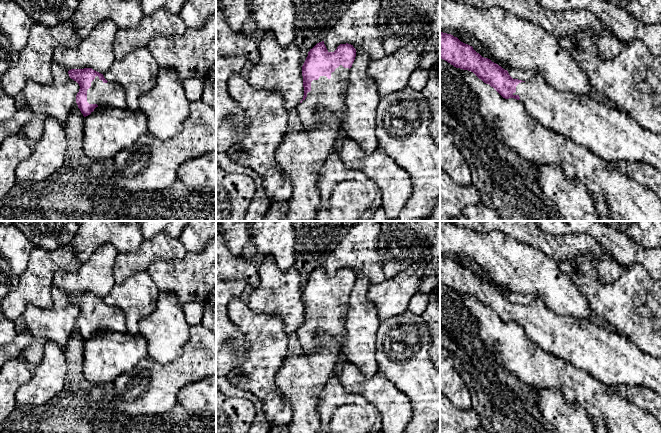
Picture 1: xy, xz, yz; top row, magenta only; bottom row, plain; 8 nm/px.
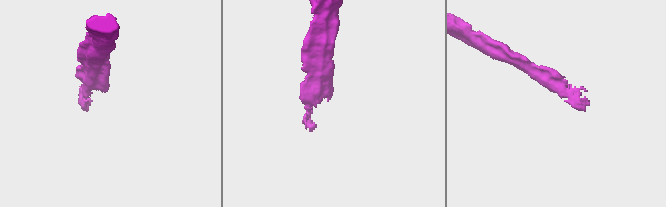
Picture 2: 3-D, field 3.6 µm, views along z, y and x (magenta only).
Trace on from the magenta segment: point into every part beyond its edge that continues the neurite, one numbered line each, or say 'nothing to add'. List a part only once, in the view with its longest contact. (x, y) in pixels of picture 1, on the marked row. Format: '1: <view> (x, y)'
1: xz (328, 94)

